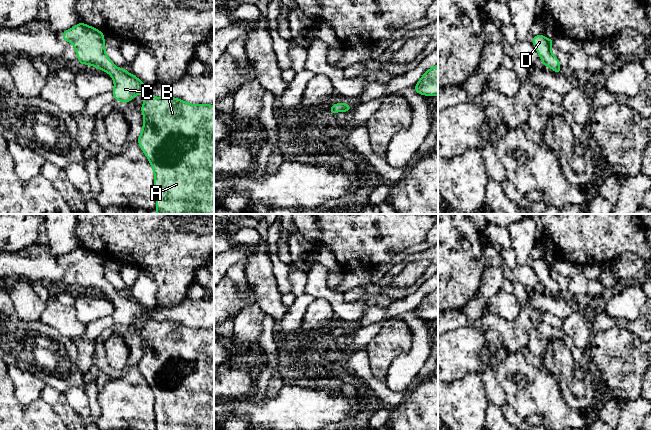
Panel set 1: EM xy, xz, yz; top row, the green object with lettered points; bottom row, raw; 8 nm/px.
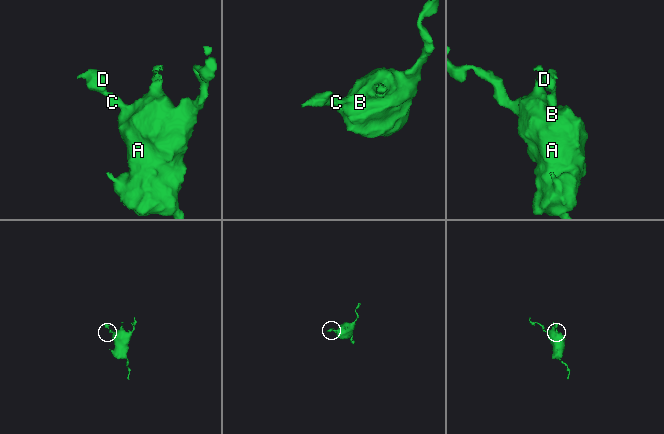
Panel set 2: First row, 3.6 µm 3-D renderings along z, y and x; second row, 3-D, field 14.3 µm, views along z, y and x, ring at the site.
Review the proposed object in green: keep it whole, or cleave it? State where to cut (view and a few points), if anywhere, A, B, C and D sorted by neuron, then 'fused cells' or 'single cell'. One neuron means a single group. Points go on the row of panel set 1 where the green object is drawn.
no cut | A B C D | single cell

